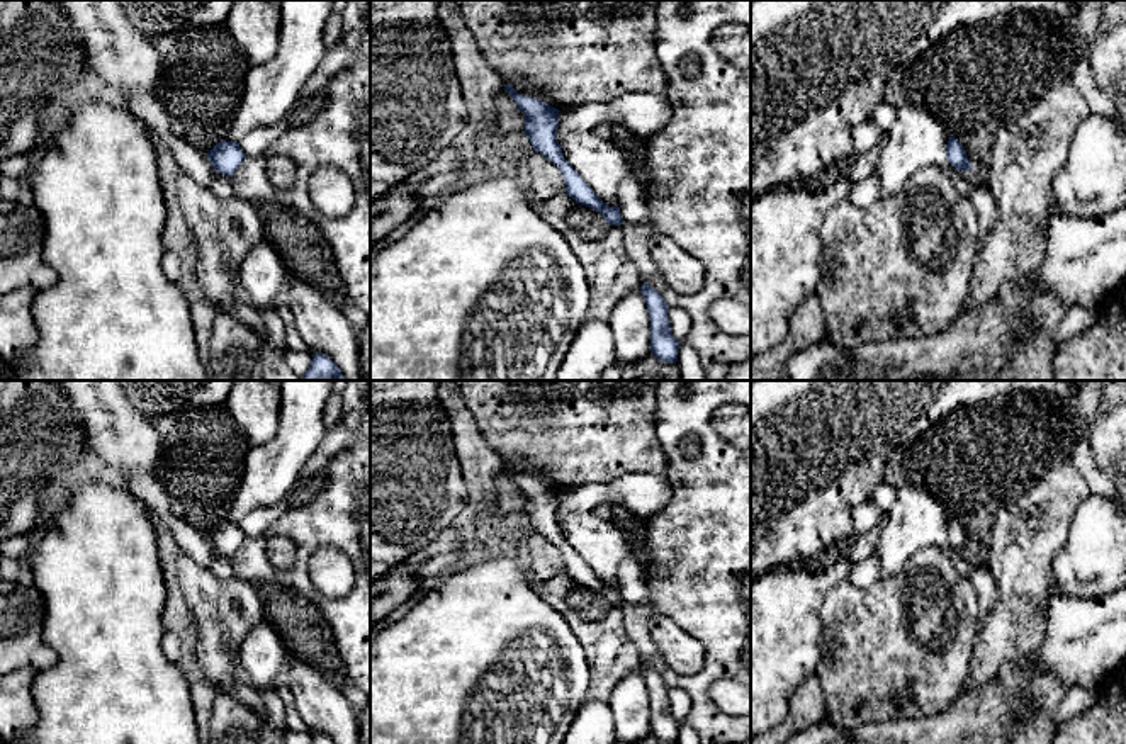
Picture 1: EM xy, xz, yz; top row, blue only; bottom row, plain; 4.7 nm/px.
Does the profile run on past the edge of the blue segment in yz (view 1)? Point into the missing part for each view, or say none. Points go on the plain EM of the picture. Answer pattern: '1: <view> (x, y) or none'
1: none

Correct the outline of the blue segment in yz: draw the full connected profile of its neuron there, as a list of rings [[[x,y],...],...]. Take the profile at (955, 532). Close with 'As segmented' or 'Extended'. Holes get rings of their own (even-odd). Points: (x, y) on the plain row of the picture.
[[[951,516],[946,525],[946,537],[948,537],[948,542],[958,552],[971,552],[973,550],[973,545],[970,544],[963,525],[954,516]]]. As segmented

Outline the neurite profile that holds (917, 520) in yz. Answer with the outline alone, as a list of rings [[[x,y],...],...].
[[[912,482],[897,488],[897,498],[875,549],[880,557],[880,579],[892,578],[910,555],[927,547],[946,550],[958,571],[968,578],[968,557],[946,537],[949,518],[944,504],[926,488]]]

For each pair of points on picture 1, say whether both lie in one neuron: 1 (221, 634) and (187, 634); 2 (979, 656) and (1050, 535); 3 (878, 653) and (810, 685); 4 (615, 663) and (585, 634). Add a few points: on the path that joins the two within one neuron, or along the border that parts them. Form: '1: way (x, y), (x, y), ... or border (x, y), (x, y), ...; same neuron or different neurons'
1: border (184, 597), (196, 627), (196, 661), (204, 673); different neurons
2: way (1009, 625), (1019, 615), (1021, 566); same neuron
3: border (816, 675), (824, 697), (826, 717); different neurons
4: way (608, 656), (591, 639); same neuron

